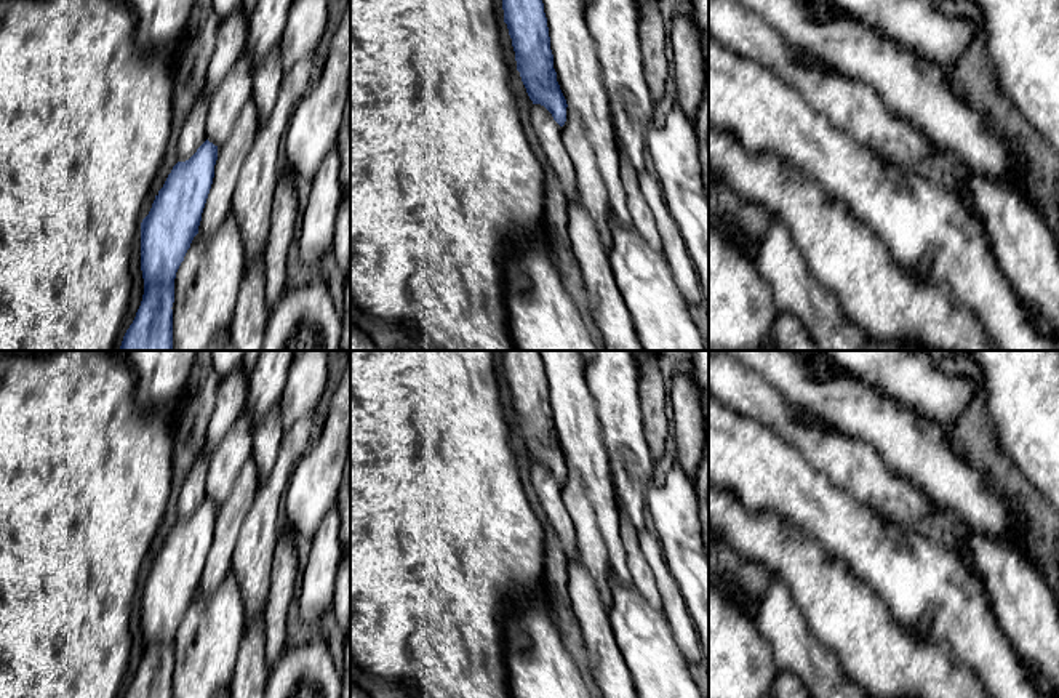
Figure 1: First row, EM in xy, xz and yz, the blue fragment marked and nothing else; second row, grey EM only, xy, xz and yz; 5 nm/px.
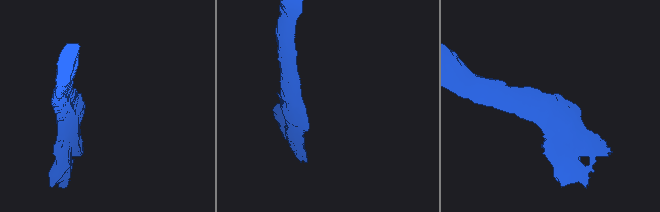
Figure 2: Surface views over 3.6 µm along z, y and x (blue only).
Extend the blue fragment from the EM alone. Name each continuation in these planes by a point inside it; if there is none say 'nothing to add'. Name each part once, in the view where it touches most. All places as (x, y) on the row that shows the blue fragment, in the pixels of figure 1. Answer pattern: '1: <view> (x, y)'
nothing to add

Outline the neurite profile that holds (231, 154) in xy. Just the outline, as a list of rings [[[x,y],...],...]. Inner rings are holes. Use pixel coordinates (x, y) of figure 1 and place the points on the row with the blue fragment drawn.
[[[248,101],[235,120],[229,138],[218,146],[214,178],[198,226],[202,237],[211,237],[230,215],[240,170],[254,144],[259,125],[258,109],[253,101]]]

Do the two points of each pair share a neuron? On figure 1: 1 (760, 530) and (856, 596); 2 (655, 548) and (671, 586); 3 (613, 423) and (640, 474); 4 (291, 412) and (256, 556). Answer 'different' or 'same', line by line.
1: same
2: same
3: same
4: different

